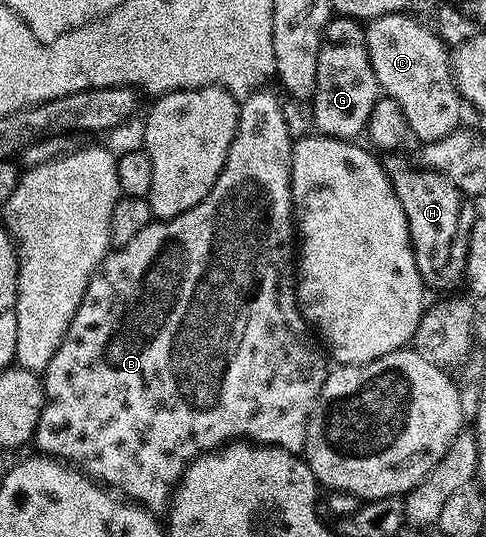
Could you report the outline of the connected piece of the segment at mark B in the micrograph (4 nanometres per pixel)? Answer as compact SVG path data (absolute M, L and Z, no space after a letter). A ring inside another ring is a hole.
M256 92L241 102L236 135L212 191L208 191L208 195L204 195L204 199L196 203L196 207L184 211L184 215L151 220L150 225L144 227L144 231L140 231L136 239L132 239L132 243L103 256L98 269L90 277L68 331L56 347L56 355L52 355L44 370L46 403L42 406L42 414L34 432L33 448L38 448L35 450L39 454L73 465L92 481L115 490L123 489L118 491L151 511L167 508L178 482L182 480L183 471L195 457L221 449L227 443L241 439L247 443L269 445L301 454L306 448L306 424L310 418L310 408L314 406L315 399L320 395L320 387L326 381L327 358L298 307L296 225L292 220L290 203L290 168L294 141L290 137L290 125L282 114L282 105L278 102L277 95L266 92ZM228 381L230 399L214 399Z

